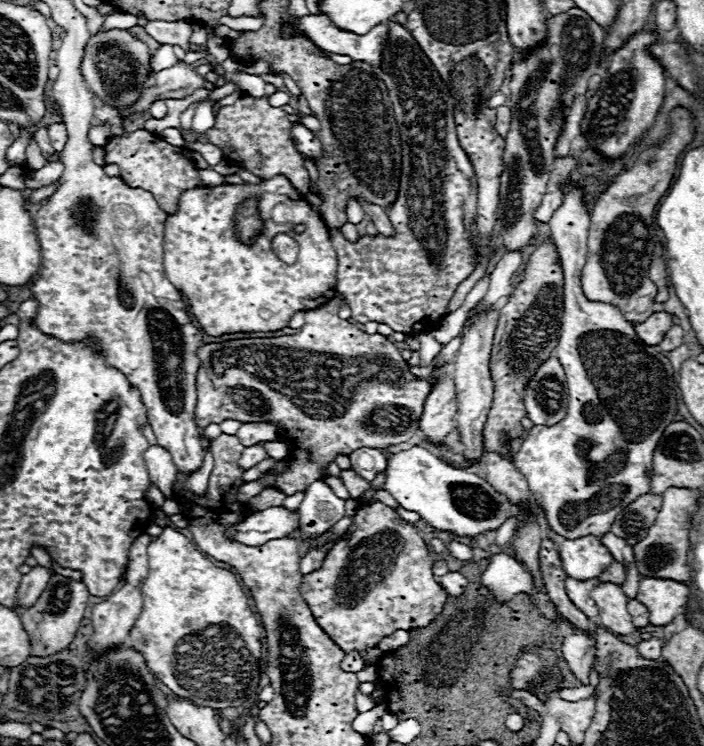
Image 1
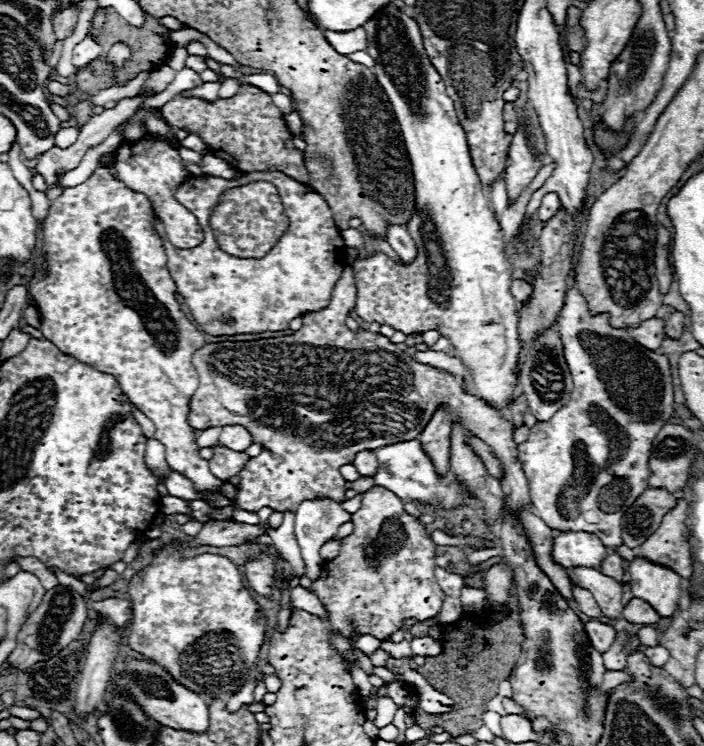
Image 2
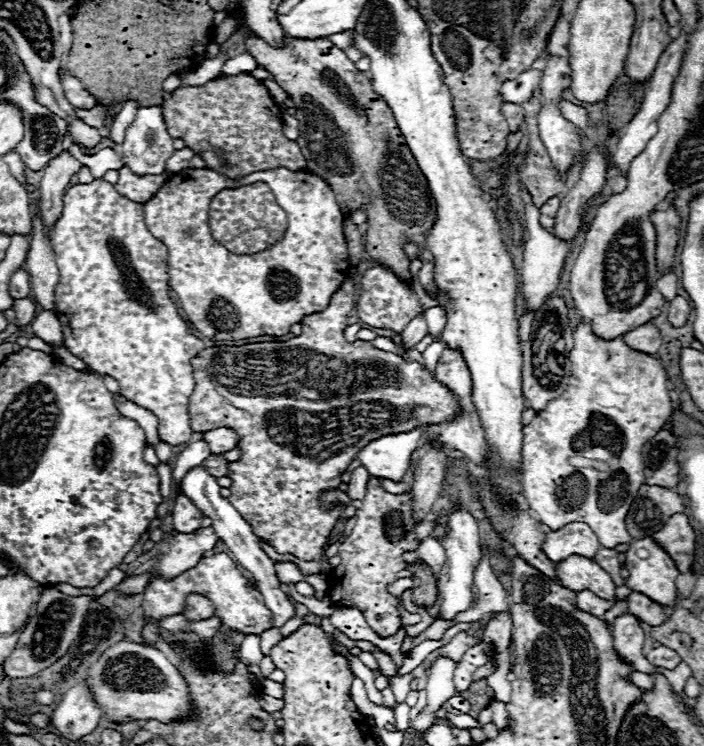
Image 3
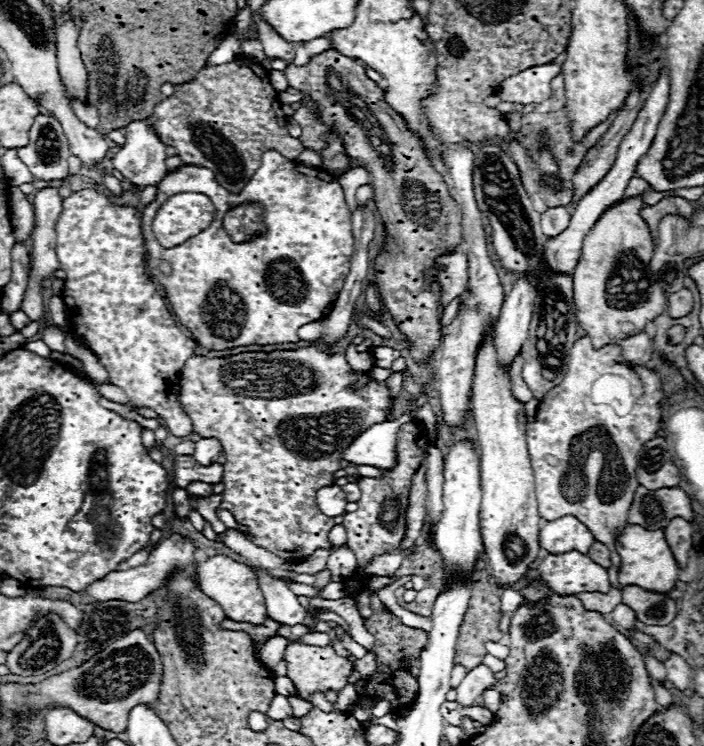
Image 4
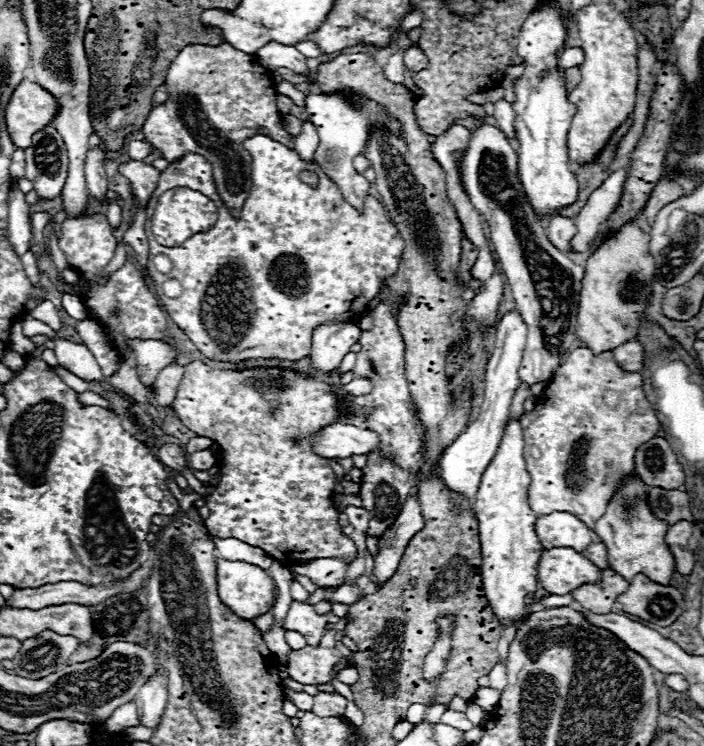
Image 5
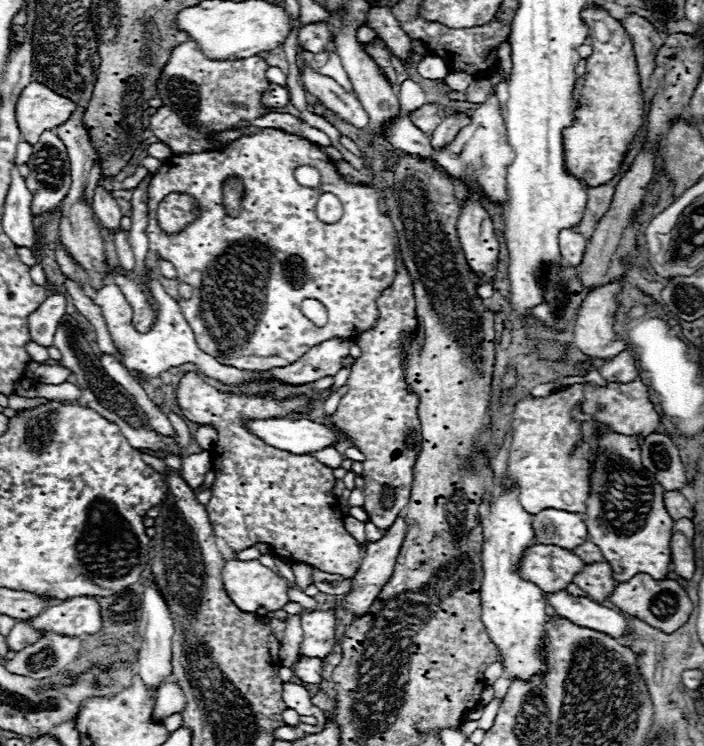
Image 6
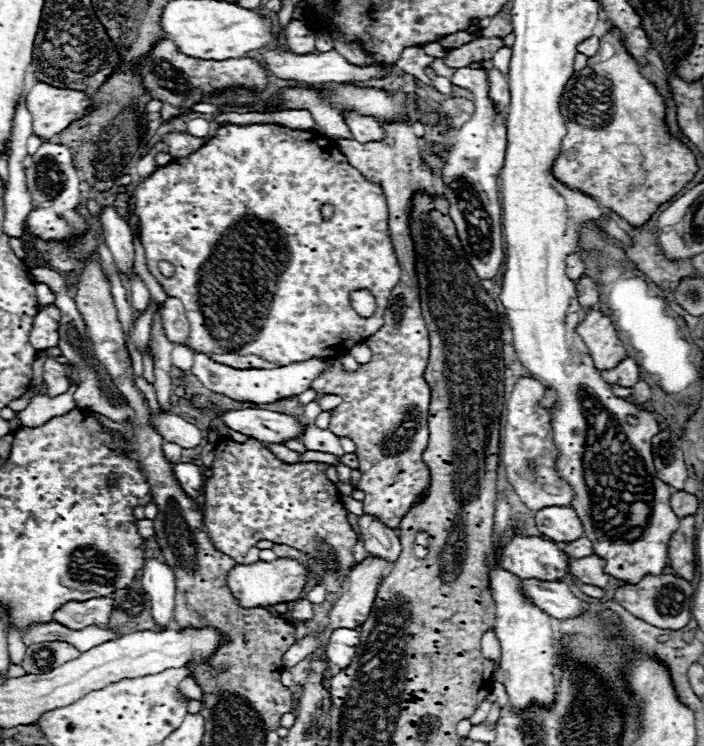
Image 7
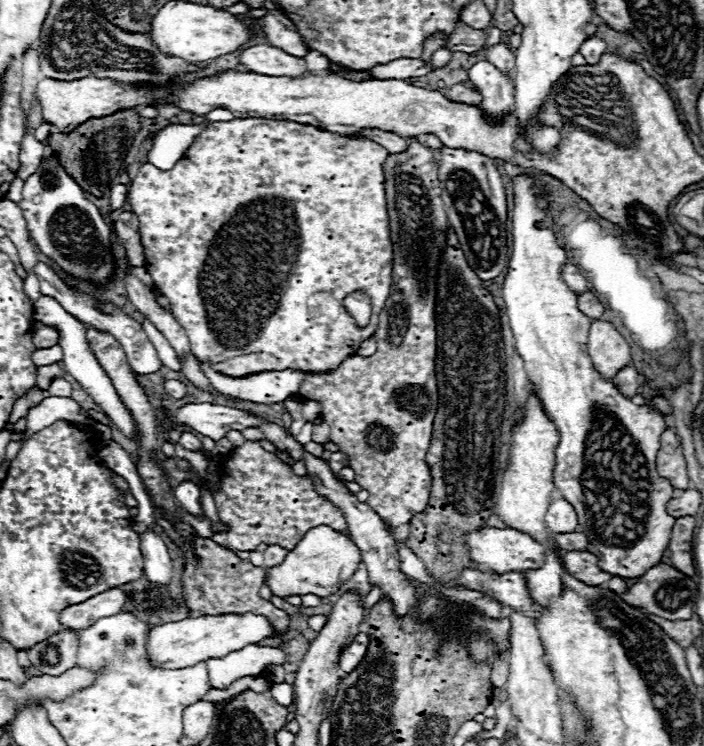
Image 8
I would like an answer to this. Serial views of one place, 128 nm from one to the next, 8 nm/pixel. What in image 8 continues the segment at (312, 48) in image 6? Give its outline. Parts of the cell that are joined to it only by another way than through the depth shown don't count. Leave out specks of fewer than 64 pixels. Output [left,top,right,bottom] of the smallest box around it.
[262,10,308,56]

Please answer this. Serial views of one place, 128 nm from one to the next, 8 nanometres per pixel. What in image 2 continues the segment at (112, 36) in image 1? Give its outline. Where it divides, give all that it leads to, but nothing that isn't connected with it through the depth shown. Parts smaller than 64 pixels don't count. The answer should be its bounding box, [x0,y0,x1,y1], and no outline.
[106,42,132,68]

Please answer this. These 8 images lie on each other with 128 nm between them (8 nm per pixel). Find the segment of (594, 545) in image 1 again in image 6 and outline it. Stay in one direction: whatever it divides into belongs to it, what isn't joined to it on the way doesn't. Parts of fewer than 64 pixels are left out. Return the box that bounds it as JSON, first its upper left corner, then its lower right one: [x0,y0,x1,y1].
[532,510,588,550]

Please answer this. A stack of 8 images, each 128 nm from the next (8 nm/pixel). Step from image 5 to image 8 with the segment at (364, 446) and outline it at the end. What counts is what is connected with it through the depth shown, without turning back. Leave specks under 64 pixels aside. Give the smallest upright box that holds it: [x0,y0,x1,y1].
[176,404,270,442]

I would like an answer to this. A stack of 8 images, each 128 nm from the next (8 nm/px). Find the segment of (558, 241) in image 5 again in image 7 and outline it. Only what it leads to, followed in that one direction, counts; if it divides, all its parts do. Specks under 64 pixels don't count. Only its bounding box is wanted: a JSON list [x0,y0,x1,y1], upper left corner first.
[566,252,584,280]

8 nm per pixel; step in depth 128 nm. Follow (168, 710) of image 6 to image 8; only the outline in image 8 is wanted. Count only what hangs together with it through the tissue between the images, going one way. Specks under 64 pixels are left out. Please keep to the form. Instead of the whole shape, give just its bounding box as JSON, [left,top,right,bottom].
[206,644,288,690]

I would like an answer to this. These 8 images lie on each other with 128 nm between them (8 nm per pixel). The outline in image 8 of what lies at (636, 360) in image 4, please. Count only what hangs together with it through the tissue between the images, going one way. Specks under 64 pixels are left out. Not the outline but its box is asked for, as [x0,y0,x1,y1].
[612,366,640,396]

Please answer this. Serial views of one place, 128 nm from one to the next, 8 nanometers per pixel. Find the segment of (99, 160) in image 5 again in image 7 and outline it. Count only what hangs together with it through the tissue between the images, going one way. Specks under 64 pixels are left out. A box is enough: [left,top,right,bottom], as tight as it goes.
[100,206,134,274]

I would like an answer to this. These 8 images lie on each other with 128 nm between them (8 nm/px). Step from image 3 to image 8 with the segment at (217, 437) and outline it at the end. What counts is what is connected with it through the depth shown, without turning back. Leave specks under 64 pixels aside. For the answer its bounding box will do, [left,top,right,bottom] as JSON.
[174,480,202,516]

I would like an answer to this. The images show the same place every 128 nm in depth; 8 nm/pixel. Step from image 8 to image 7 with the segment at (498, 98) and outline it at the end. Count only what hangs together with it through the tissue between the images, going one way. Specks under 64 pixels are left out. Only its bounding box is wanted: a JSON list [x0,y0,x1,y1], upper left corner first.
[442,68,506,280]

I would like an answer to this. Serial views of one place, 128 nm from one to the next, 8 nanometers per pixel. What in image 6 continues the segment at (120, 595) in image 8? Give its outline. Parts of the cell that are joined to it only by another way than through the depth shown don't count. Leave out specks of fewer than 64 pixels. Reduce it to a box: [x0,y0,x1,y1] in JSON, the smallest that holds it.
[26,596,102,636]

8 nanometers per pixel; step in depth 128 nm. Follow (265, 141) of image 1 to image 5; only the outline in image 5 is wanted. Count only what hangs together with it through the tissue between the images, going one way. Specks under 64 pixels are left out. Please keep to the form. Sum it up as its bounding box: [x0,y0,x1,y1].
[144,42,294,214]

